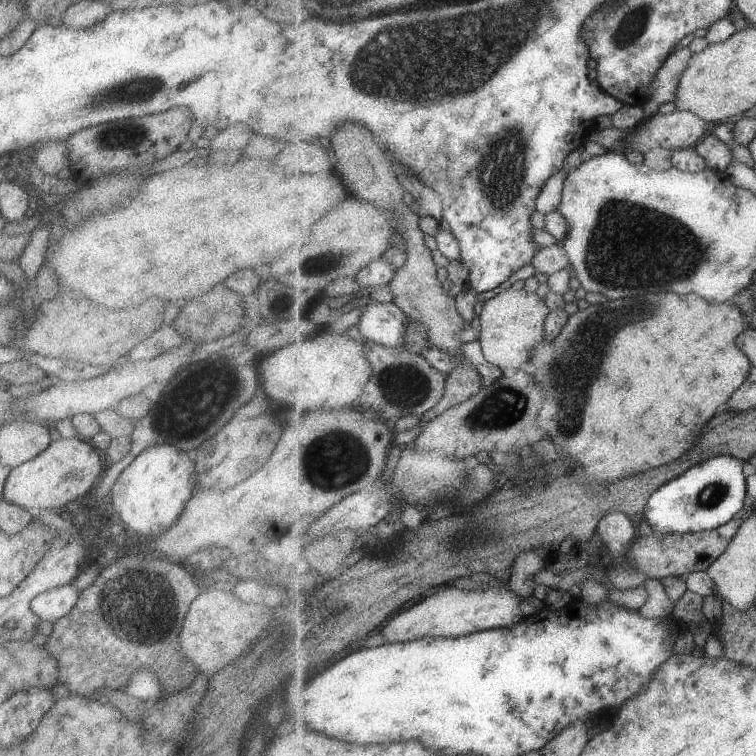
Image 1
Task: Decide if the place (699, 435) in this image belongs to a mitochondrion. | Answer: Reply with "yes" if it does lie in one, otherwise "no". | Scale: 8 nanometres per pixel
no

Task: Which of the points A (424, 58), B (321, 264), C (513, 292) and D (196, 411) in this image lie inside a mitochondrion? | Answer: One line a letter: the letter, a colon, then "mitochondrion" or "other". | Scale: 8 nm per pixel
A: mitochondrion
B: mitochondrion
C: other
D: mitochondrion

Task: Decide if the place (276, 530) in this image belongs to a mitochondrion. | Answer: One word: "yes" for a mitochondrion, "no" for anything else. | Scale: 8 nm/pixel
no

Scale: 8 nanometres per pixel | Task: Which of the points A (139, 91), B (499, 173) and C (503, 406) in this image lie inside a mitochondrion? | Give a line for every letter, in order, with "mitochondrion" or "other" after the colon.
A: mitochondrion
B: mitochondrion
C: mitochondrion

